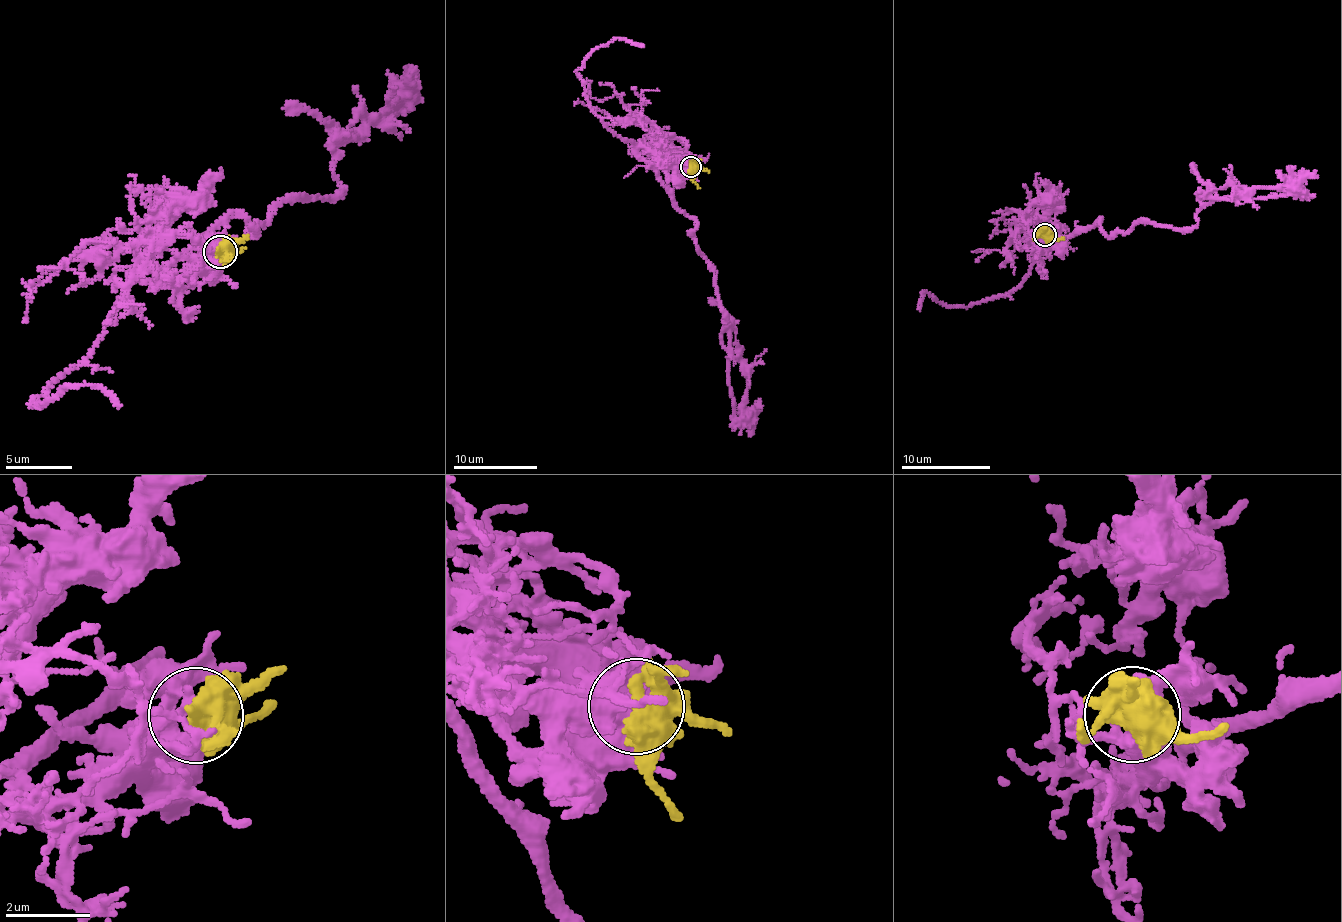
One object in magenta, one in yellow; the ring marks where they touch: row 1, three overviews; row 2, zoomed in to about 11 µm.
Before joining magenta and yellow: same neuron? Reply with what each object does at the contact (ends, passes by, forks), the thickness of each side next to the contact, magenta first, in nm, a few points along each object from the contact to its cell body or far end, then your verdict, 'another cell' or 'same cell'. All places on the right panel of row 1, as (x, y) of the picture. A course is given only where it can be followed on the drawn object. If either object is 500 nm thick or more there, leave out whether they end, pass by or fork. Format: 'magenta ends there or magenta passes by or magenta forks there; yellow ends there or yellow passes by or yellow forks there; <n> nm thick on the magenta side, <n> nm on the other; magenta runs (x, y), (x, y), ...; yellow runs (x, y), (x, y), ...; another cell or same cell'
400 nm thick on the magenta side, 550 nm on the other; magenta runs (1045, 233), (1070, 238), (1099, 222), (1112, 236), (1139, 222), (1192, 227), (1211, 199), (1277, 197), (1317, 177); yellow runs (1045, 235), (1063, 238); same cell

